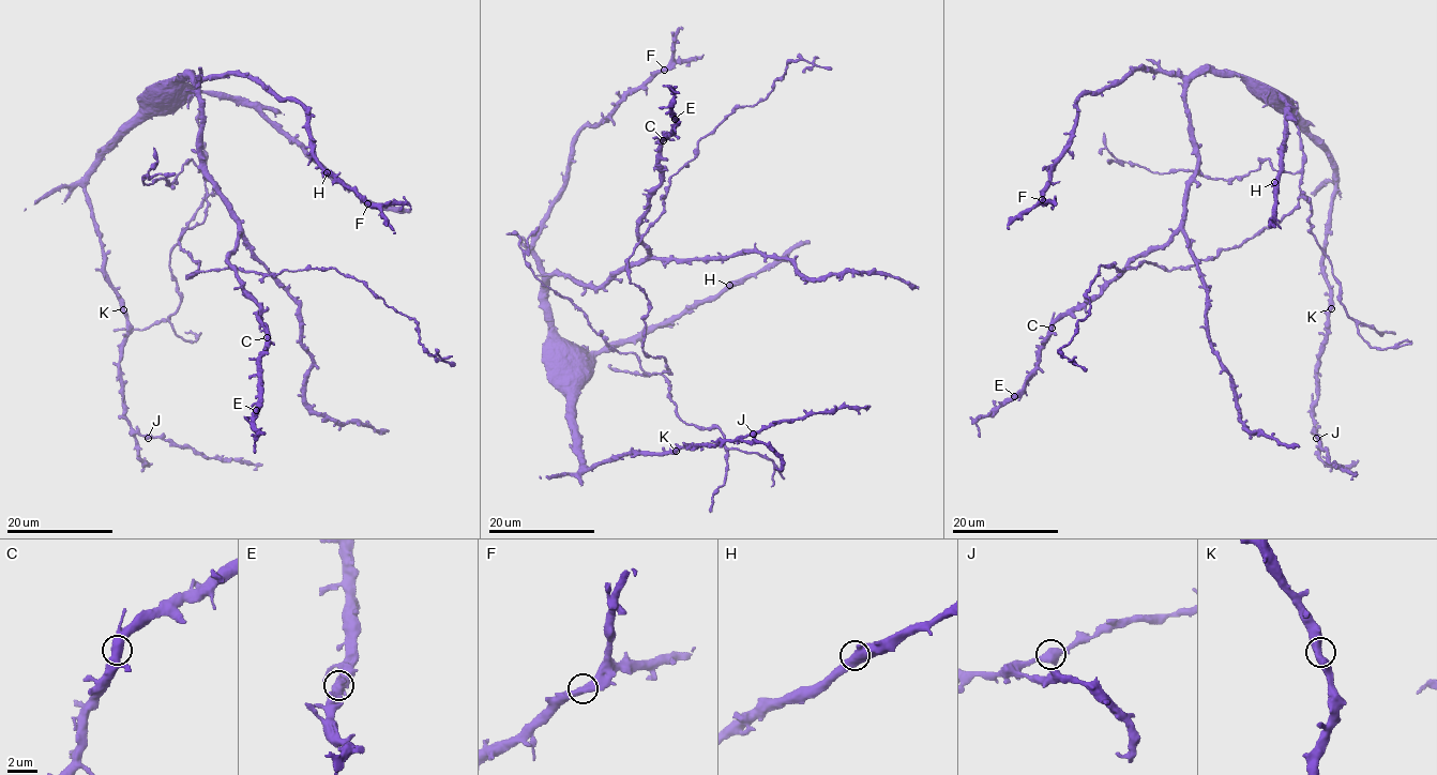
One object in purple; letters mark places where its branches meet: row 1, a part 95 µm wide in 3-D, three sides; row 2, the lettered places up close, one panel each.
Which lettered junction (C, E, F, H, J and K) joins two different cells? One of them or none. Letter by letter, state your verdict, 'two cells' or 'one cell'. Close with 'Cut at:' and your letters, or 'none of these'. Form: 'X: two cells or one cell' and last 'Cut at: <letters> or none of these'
C: one cell
E: one cell
F: one cell
H: one cell
J: one cell
K: one cell
Cut at: none of these

